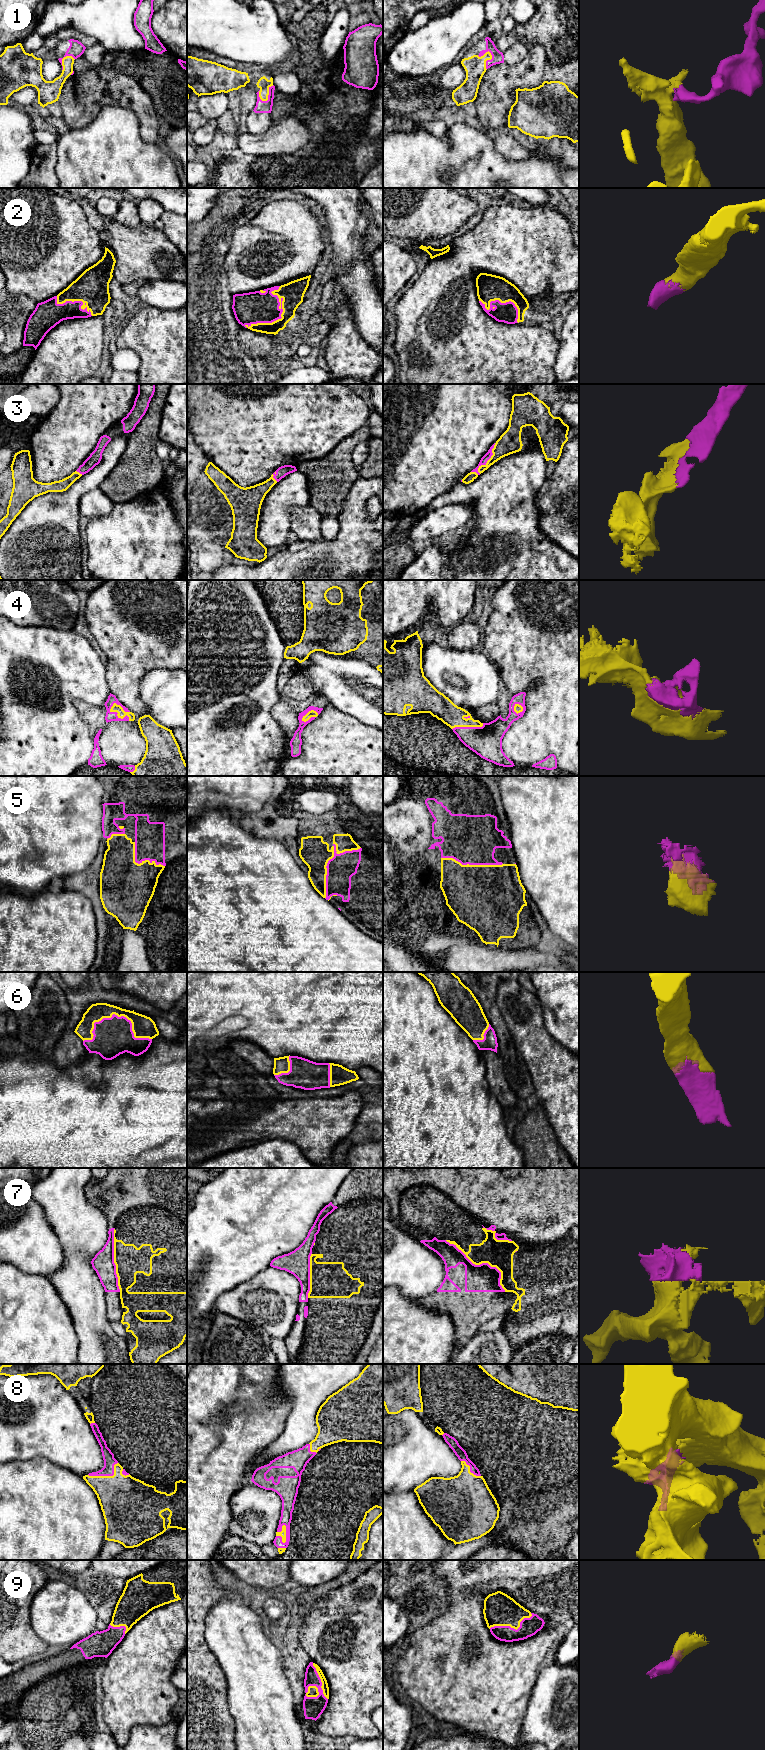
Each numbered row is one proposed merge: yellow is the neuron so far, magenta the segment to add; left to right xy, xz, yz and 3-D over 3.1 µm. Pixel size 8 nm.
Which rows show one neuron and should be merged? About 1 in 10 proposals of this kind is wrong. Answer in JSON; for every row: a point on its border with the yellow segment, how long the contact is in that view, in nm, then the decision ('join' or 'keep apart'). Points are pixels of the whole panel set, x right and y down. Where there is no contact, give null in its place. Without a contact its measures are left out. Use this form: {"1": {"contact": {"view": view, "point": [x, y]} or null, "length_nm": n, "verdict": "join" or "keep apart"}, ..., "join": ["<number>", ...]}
{"1": {"contact": {"view": "xz", "point": [268, 94]}, "length_nm": 160, "verdict": "join"}, "2": {"contact": {"view": "xz", "point": [281, 318]}, "length_nm": 440, "verdict": "join"}, "3": {"contact": {"view": "yz", "point": [487, 461]}, "length_nm": 300, "verdict": "join"}, "4": {"contact": {"view": "xy", "point": [117, 714]}, "length_nm": 200, "verdict": "join"}, "5": {"contact": {"view": "xz", "point": [327, 862]}, "length_nm": 500, "verdict": "join"}, "6": {"contact": {"view": "xy", "point": [116, 1014]}, "length_nm": 550, "verdict": "join"}, "7": {"contact": {"view": "yz", "point": [482, 1262]}, "length_nm": 650, "verdict": "keep apart"}, "8": {"contact": {"view": "xz", "point": [285, 1534]}, "length_nm": 160, "verdict": "join"}, "9": {"contact": {"view": "yz", "point": [512, 1627]}, "length_nm": 360, "verdict": "join"}, "join": ["1", "2", "3", "4", "5", "6", "8", "9"]}

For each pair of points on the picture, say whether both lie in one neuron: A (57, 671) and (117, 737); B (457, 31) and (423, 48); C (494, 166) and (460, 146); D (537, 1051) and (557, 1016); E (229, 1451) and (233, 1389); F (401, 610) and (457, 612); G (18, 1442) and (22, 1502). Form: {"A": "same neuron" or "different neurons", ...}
{"A": "different neurons", "B": "same neuron", "C": "same neuron", "D": "different neurons", "E": "same neuron", "F": "same neuron", "G": "different neurons"}

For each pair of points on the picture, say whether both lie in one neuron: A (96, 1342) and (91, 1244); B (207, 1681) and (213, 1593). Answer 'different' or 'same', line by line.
A: same
B: same

